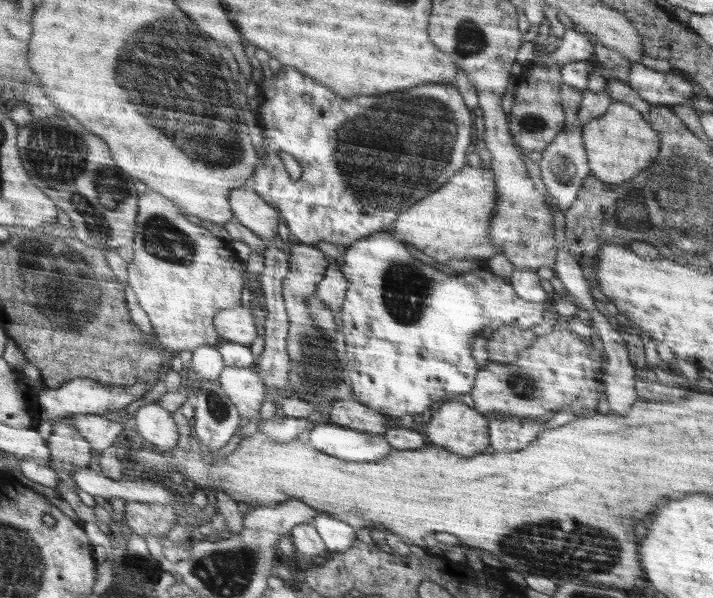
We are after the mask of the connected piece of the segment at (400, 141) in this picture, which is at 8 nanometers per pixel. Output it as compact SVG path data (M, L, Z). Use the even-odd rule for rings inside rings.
M282 66L276 80L272 76L268 84L258 82L258 86L262 88L258 120L262 120L266 158L256 169L252 190L280 210L294 241L316 245L324 240L349 247L372 232L390 228L396 222L396 214L406 212L412 204L436 192L457 170L466 166L466 150L472 142L472 120L468 106L454 84L404 90L404 116L402 92L396 92L394 100L388 100L386 94L346 100L292 66ZM304 94L311 96L312 101L306 102ZM279 152L292 155L300 163L302 174L298 180L289 177Z

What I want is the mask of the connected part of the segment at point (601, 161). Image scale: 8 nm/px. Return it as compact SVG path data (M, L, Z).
M613 102L599 117L582 126L583 145L587 152L590 174L602 182L618 184L631 180L659 157L662 139L635 107L625 102Z

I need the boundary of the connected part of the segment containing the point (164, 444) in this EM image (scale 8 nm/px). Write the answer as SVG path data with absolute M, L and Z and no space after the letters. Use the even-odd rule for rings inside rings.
M158 403L143 405L134 415L137 432L160 451L172 451L179 437L172 415L173 413L160 407Z

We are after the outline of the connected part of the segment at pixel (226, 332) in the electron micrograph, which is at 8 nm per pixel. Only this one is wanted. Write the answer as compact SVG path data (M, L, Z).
M238 306L224 309L215 317L214 323L221 341L239 342L250 346L256 336L259 336L251 308Z

